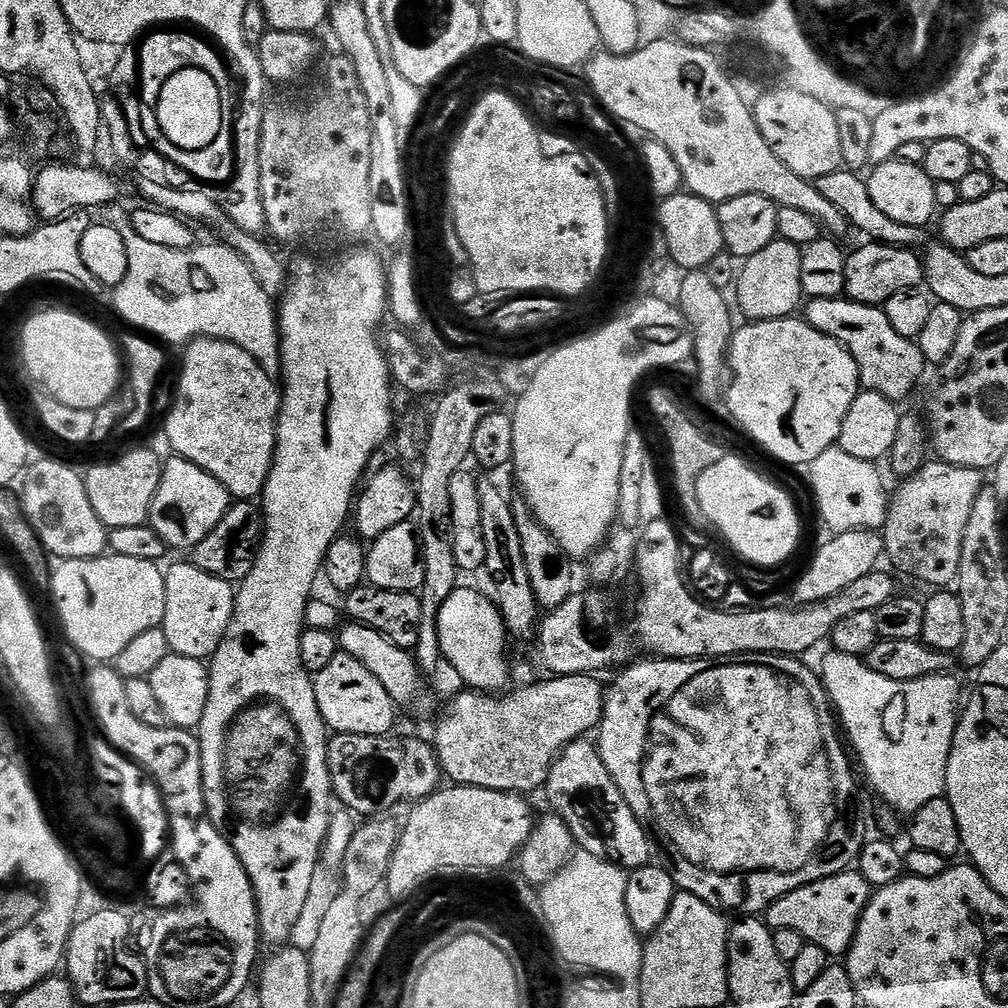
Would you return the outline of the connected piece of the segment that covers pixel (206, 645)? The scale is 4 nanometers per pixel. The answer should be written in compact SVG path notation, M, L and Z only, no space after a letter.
M191 562L176 564L164 572L166 582L166 614L162 625L166 634L166 642L170 642L172 652L178 656L207 661L216 651L226 634L236 609L236 588L231 583L214 574L206 574L206 570L198 570Z

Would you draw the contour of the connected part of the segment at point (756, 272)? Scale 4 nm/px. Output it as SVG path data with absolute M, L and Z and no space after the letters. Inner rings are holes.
M779 238L772 240L766 250L758 250L748 260L739 265L738 275L734 281L734 304L745 312L749 321L786 320L792 312L801 307L805 299L802 290L802 254L801 245L786 242Z

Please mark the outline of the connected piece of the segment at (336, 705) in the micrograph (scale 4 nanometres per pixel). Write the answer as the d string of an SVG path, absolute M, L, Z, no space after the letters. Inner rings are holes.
M338 654L326 670L315 673L312 685L318 710L333 733L386 736L393 731L391 728L396 724L398 706L390 694L386 694L382 682L378 682L378 678L374 678L358 658Z

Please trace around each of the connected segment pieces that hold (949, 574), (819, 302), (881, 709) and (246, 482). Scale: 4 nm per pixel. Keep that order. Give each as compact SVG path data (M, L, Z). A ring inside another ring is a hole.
M928 462L912 476L899 481L900 489L890 496L882 535L887 559L892 559L906 575L924 584L948 586L960 575L966 522L970 522L970 510L974 510L974 502L985 488L986 480L979 468L935 463Z
M835 296L834 298L818 298L817 300L809 299L803 305L802 316L810 326L814 326L814 330L818 330L843 344L844 349L851 354L858 366L861 389L877 392L891 400L903 402L915 390L916 383L923 378L926 361L919 343L902 338L902 334L898 334L898 330L894 330L894 326L890 326L890 318L886 318L883 307L875 304L859 304L853 300Z
M832 650L829 651L829 656L825 658L824 661L821 662L821 664L818 664L818 675L821 680L824 681L824 689L828 692L828 698L832 701L832 706L835 712L835 715L838 717L839 723L842 725L842 732L844 728L844 732L846 735L848 735L848 740L850 743L852 743L851 751L854 753L856 751L855 759L858 761L860 759L860 764L862 767L864 767L864 772L866 775L868 775L868 780L870 783L872 783L872 788L874 791L877 792L878 795L881 796L882 799L885 800L887 807L891 809L891 811L897 813L897 814L911 814L914 812L917 812L918 810L922 810L922 806L926 806L926 802L934 802L935 800L941 799L945 795L944 787L946 786L946 766L948 765L948 759L950 758L950 750L952 749L952 743L954 742L954 734L956 733L956 725L958 723L958 709L961 707L962 704L962 696L960 700L960 684L958 681L955 680L955 675L952 674L941 674L939 676L923 676L922 678L918 678L917 680L911 680L910 682L898 682L894 678L886 678L882 674L878 674L874 670L870 670L870 666L868 663L866 663L861 657L859 656L851 656L850 654L842 654L841 652Z
M197 338L183 352L184 365L180 368L176 393L172 396L168 417L164 420L164 432L168 435L171 451L218 478L218 482L228 488L229 497L240 502L251 501L263 493L266 478L272 469L276 427L280 418L281 385L277 381L275 384L273 373L266 371L250 353L242 350L242 346L229 340Z

